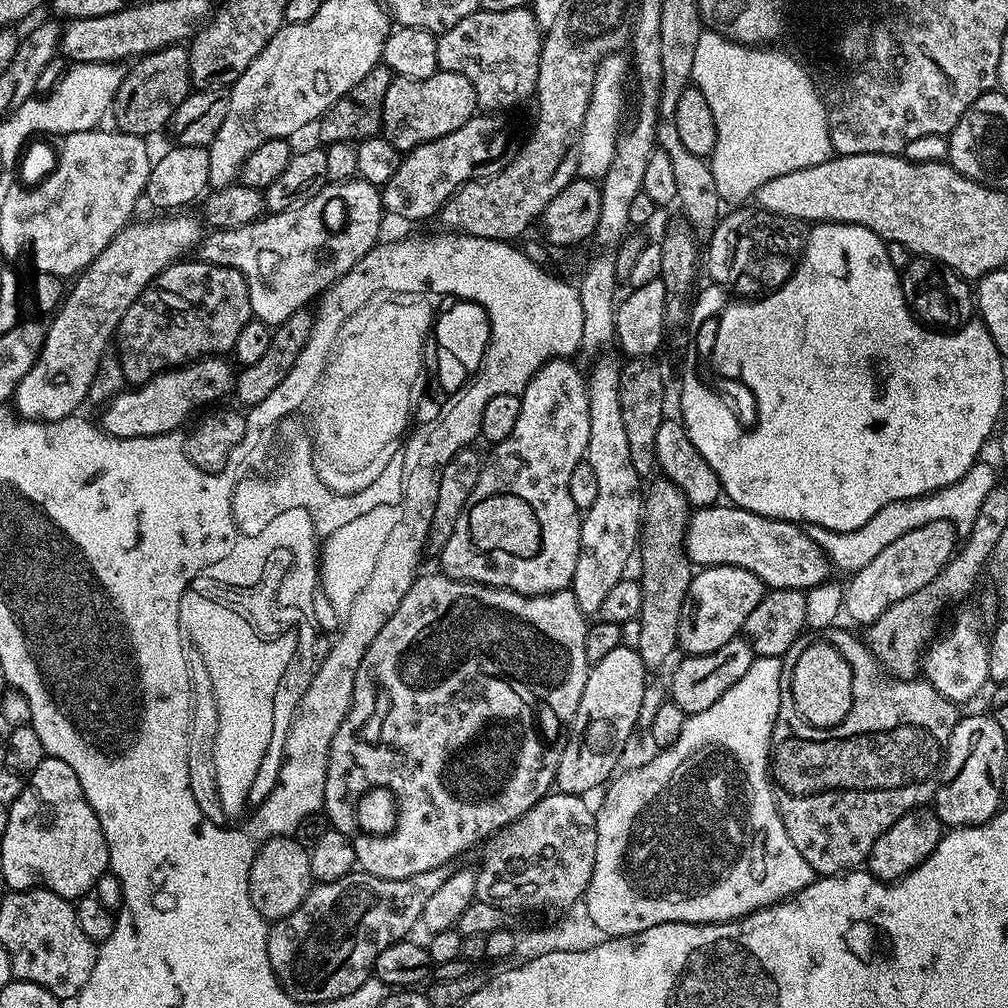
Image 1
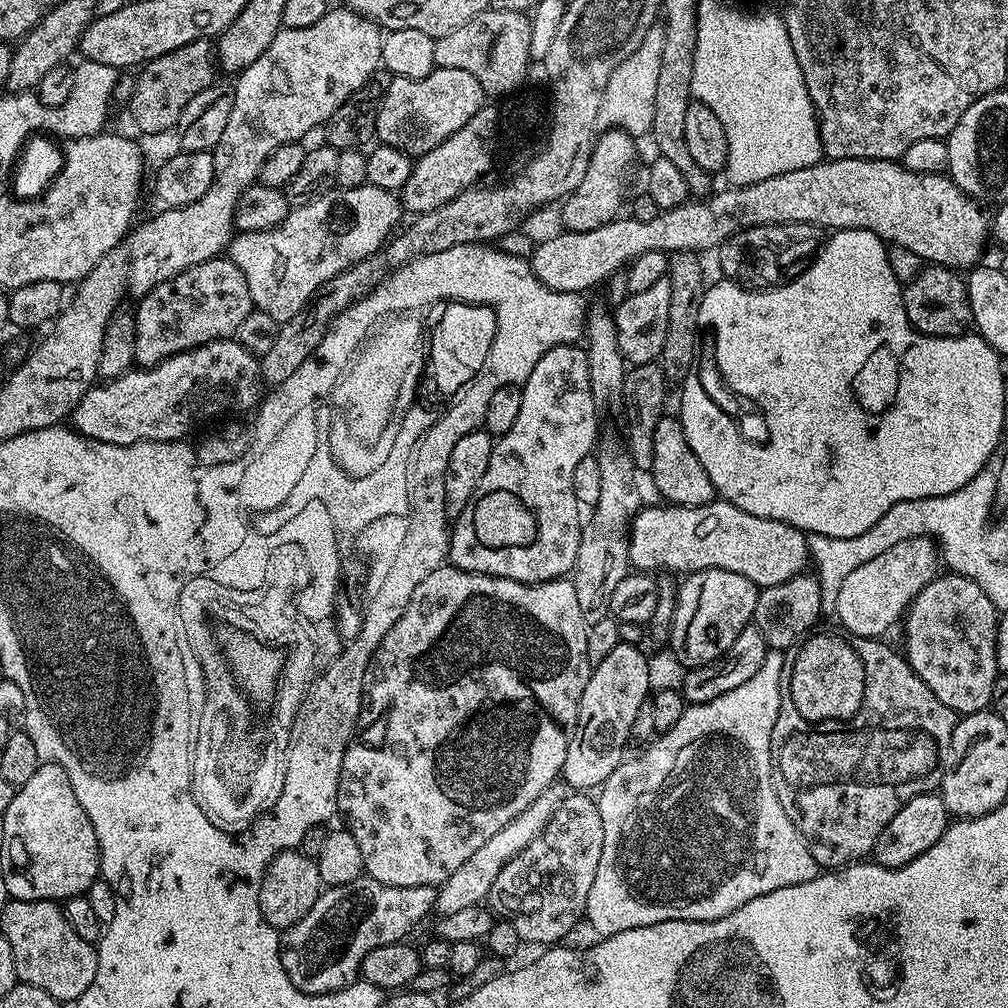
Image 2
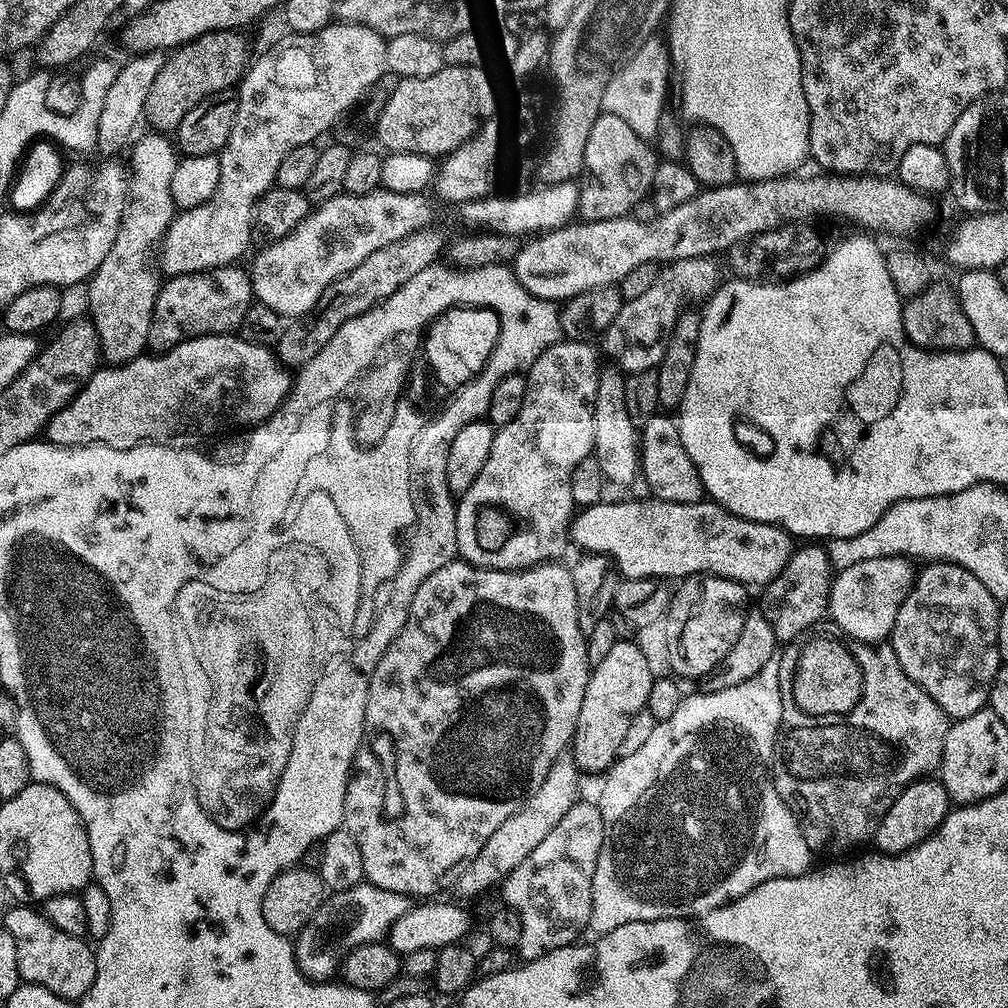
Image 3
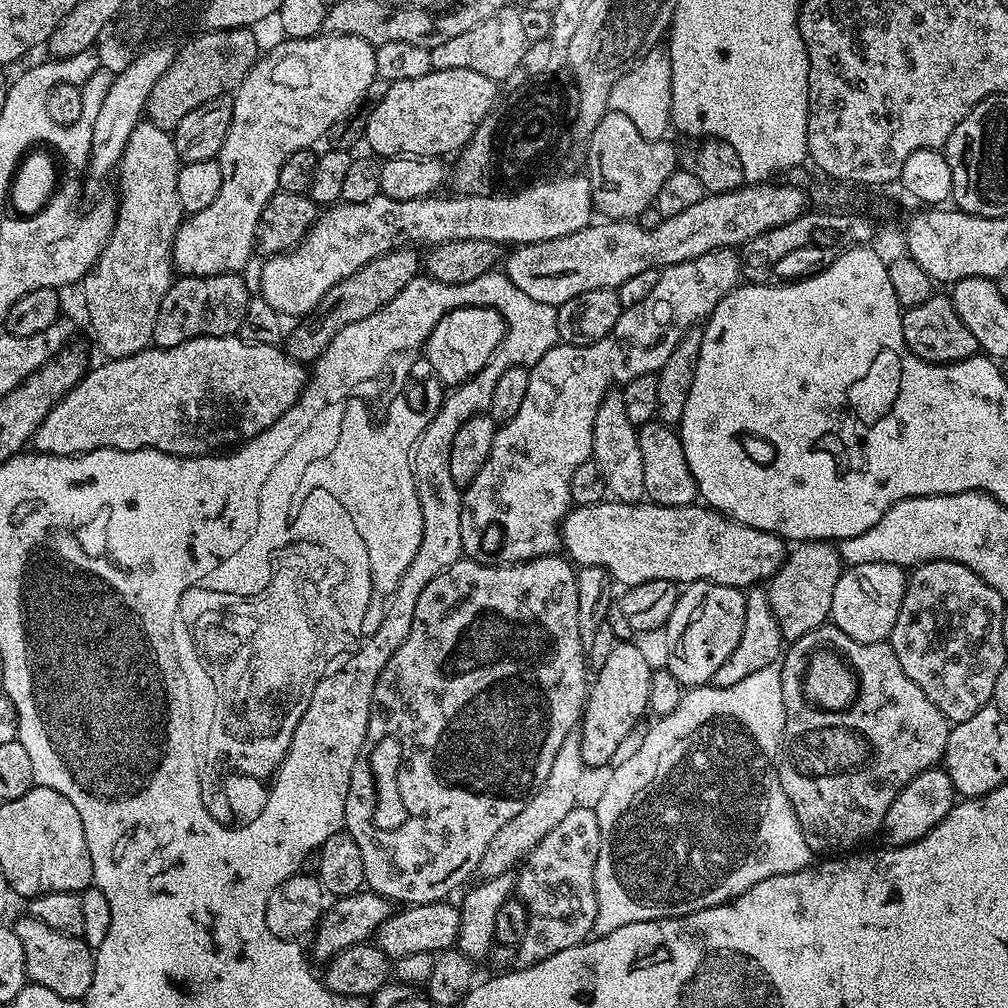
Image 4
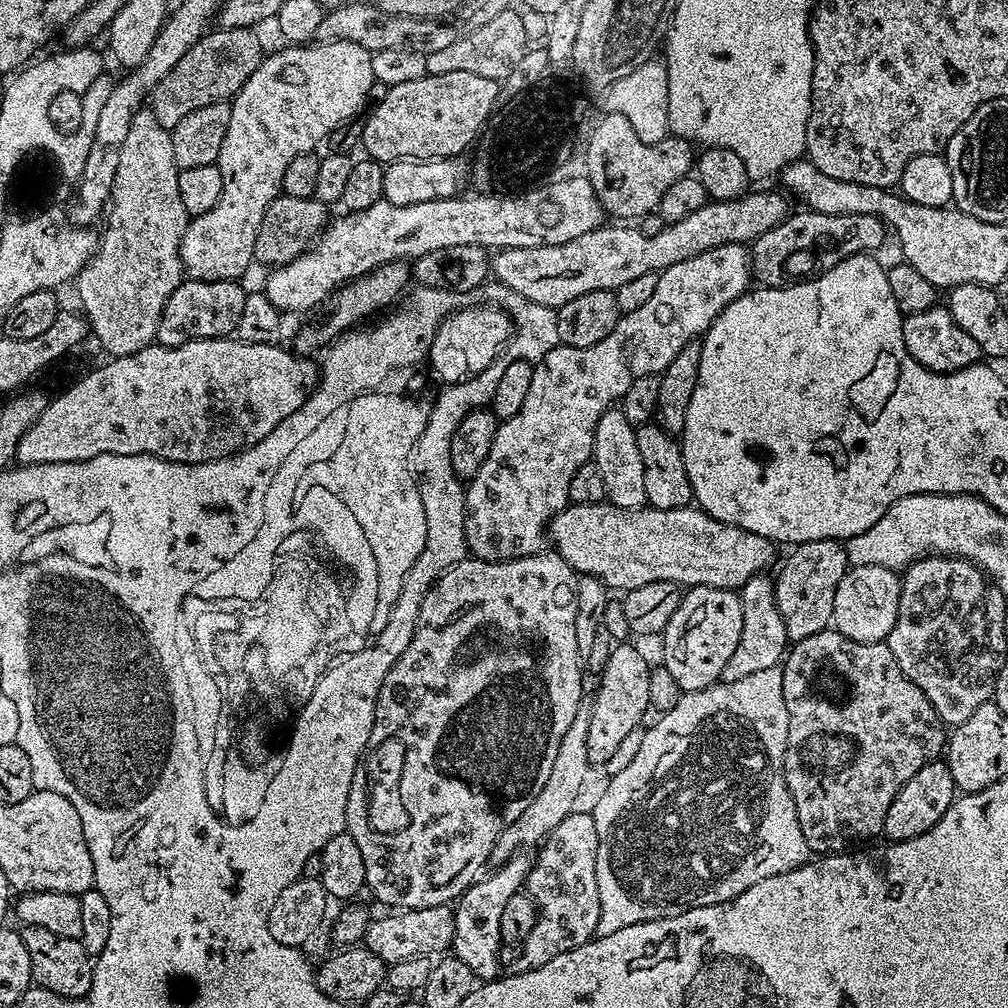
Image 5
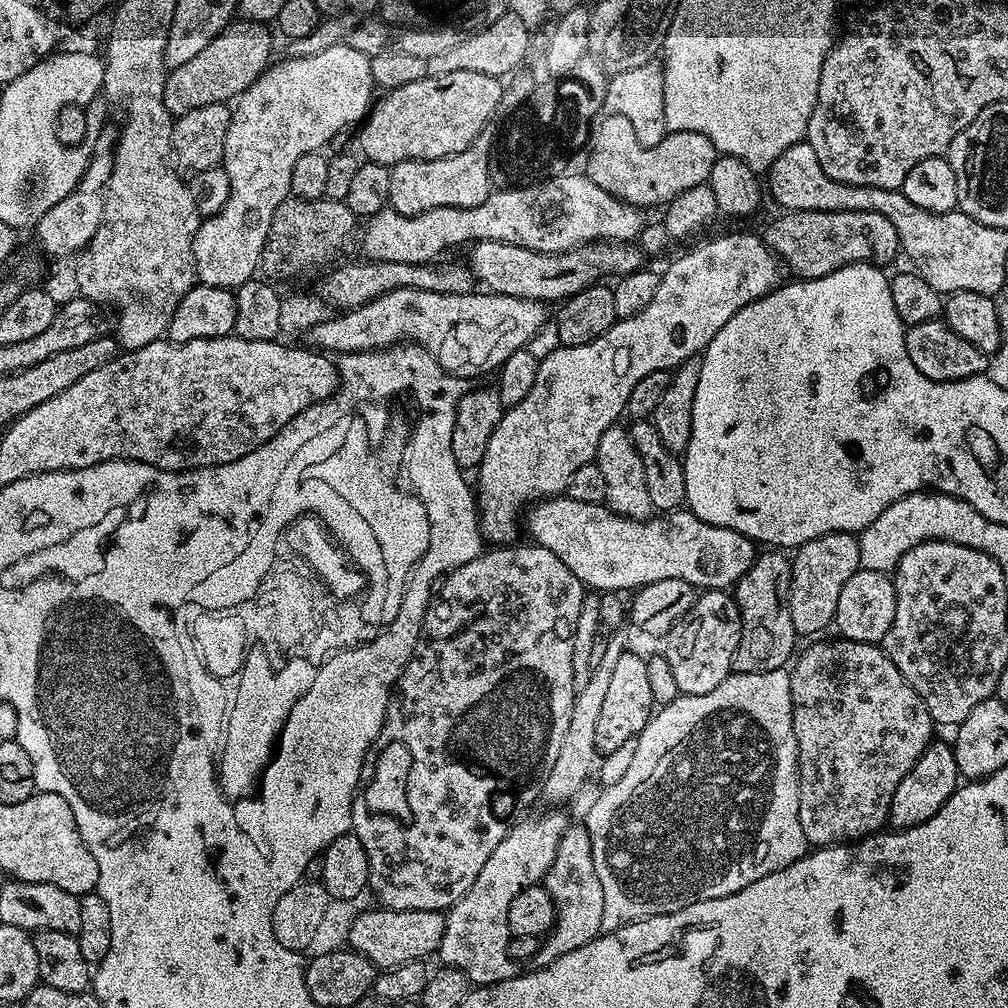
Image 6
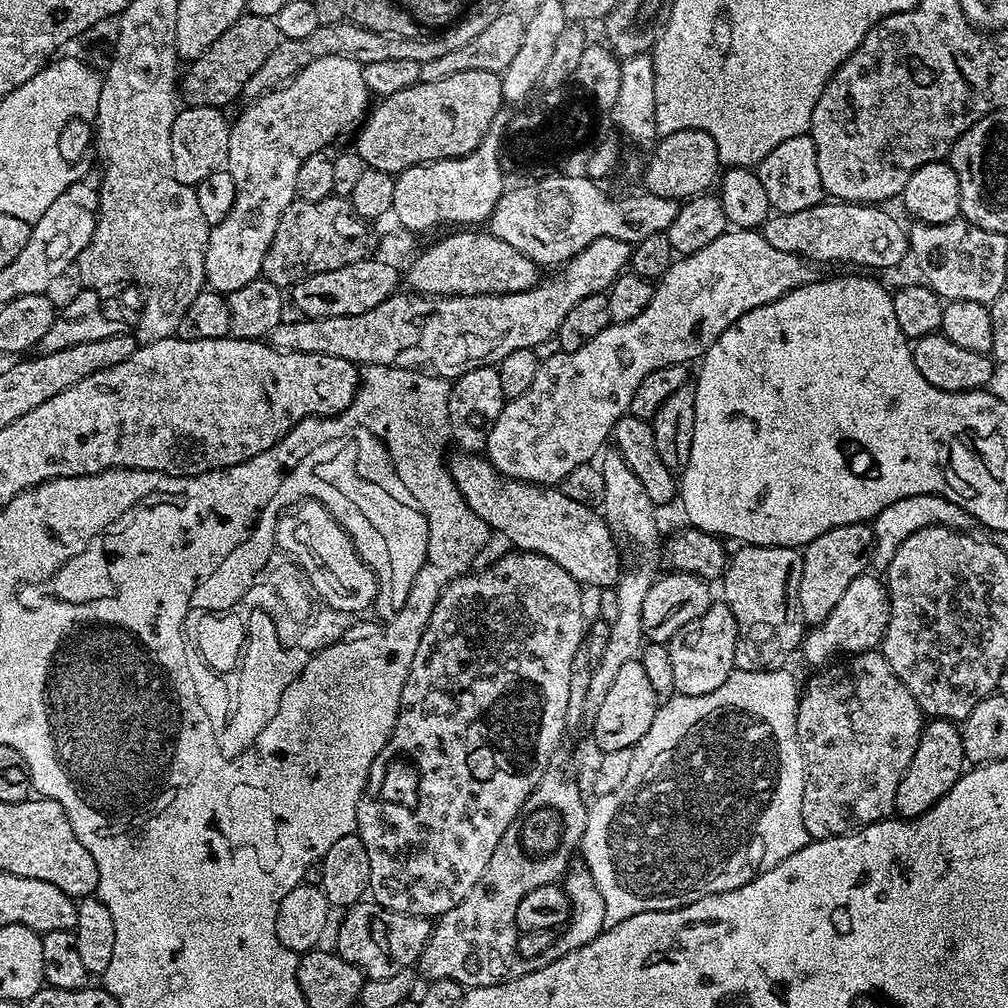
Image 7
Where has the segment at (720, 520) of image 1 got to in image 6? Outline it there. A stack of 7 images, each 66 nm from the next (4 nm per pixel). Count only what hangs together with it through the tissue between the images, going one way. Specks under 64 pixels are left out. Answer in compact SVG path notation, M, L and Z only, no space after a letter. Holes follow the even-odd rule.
M561 494L533 503L526 516L526 524L527 520L528 532L532 535L529 537L540 547L562 558L568 569L597 593L620 592L624 588L635 590L662 578L682 578L697 590L728 590L740 581L746 570L750 570L758 555L755 540L738 534L738 530L702 522L687 510L656 514L645 521L631 520L612 512L604 504L574 502L567 494Z

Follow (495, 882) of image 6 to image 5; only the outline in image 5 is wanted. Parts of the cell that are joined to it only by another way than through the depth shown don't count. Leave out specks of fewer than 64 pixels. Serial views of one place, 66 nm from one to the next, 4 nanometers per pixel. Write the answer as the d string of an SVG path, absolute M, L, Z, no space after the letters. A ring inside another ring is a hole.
M524 854L511 856L505 864L492 870L496 872L489 871L483 878L477 879L476 883L470 885L460 895L460 899L455 901L456 917L451 951L462 962L466 962L470 970L474 970L477 981L495 980L501 971L499 948L502 941L498 922L502 919L502 910L506 907L506 901L514 898L514 894L525 887L530 869L532 869L532 860L529 857L524 857Z

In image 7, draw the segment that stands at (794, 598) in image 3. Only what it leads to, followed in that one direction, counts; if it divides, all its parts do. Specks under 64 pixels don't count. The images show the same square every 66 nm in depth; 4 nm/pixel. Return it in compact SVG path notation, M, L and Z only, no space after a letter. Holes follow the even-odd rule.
M867 523L847 524L826 530L809 544L803 545L802 570L800 571L800 585L798 586L798 602L802 610L805 625L819 626L824 619L838 606L842 594L846 594L850 582L854 578L865 575L872 562L872 549L876 547L876 539L871 527Z

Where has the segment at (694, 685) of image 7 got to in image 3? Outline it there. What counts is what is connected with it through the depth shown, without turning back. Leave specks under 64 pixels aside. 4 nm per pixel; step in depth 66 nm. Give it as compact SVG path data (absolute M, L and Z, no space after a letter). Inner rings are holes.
M707 574L687 577L681 584L684 585L677 592L675 589L671 593L666 619L663 621L668 664L677 672L677 677L703 678L716 669L718 662L730 654L730 646L738 642L744 617L750 611L749 589L737 580Z

